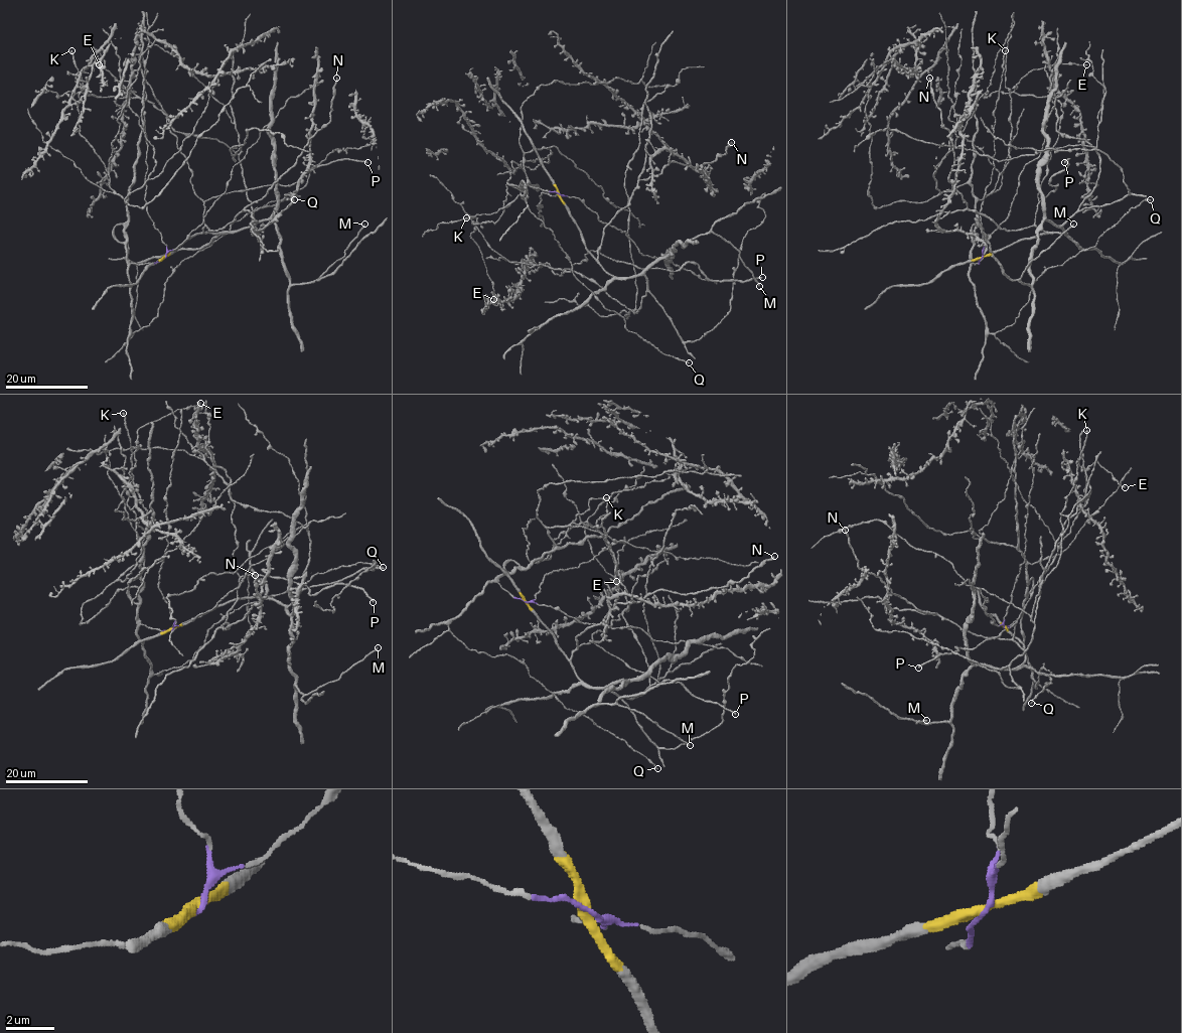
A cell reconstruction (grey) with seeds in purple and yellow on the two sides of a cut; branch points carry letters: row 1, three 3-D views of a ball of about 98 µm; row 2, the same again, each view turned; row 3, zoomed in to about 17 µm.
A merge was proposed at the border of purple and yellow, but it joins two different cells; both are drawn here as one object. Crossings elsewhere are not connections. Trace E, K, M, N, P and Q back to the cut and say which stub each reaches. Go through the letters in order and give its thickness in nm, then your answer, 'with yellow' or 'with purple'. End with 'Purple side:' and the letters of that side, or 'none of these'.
E: 190 nm | with purple
K: 320 nm | with purple
M: 240 nm | with yellow
N: 240 nm | with yellow
P: 240 nm | with yellow
Q: 140 nm | with purple
Purple side: E, K, Q

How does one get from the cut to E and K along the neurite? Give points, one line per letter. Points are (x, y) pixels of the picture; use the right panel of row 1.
E: (982, 258), (973, 263), (976, 203), (996, 185), (1011, 159), (1011, 94), (1033, 69), (1062, 63), (1086, 64)
K: (982, 258), (979, 263), (973, 263), (976, 203), (996, 185), (1011, 159), (1011, 94), (1005, 87), (1005, 50)

